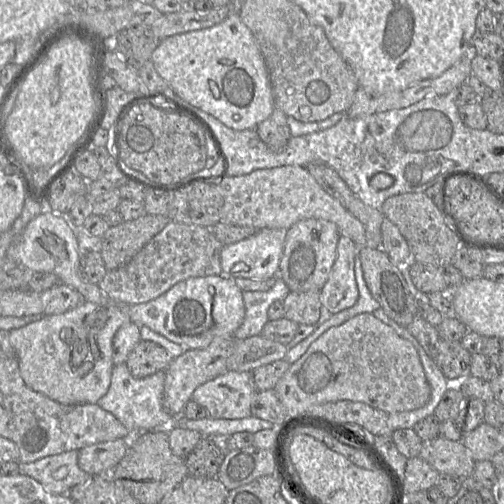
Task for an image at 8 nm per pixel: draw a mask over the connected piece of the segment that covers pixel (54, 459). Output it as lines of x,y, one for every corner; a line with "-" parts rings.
70,450
60,454
46,456
30,463
20,463
21,473
34,478
54,494
67,494
76,485
89,477
78,465
78,451

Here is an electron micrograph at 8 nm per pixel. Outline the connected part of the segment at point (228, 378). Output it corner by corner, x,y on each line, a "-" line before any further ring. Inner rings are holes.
227,370
200,385
191,399
205,408
210,418
242,419
251,416
256,393
252,372

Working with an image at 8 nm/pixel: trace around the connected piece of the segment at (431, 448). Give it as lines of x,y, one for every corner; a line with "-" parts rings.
440,435
423,440
419,456
439,473
451,474
461,479
472,476
476,463
462,440
451,440

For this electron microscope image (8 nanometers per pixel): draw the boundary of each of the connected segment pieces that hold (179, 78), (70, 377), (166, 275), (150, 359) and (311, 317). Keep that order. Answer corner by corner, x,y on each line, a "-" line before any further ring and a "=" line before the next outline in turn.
239,13
230,14
210,28
165,38
154,50
150,60
176,95
231,129
256,130
276,108
264,58
=
83,302
72,310
38,317
23,327
10,330
9,341
16,353
24,383
30,389
61,404
96,404
106,394
111,383
114,366
113,338
117,330
128,322
128,314
118,307
=
170,221
126,265
107,271
98,286
109,297
124,303
146,303
190,277
221,275
223,244
210,228
=
140,340
129,353
126,365
135,378
144,378
165,371
173,357
156,342
=
290,291
283,300
283,306
285,310
284,318
292,320
299,325
315,324
320,317
320,309
322,307
320,291

